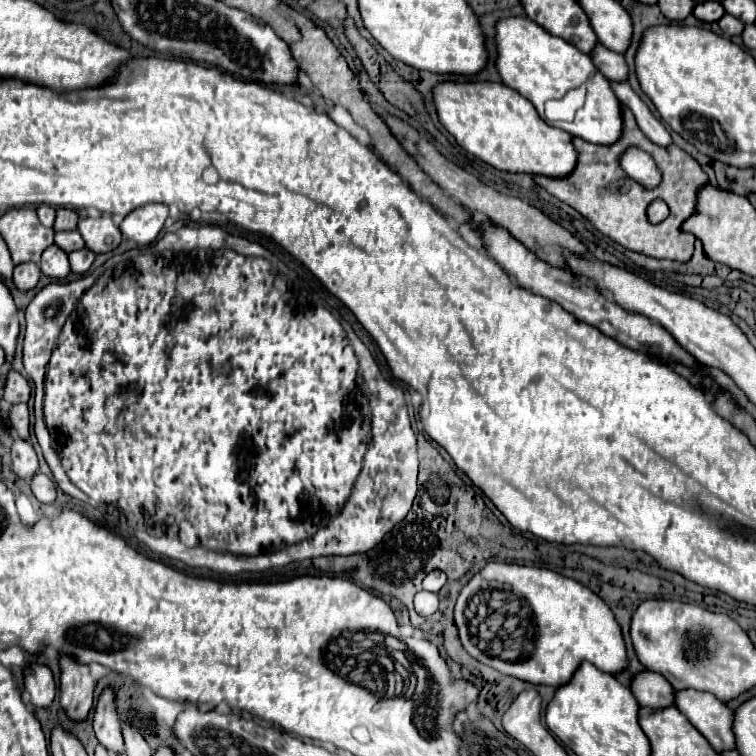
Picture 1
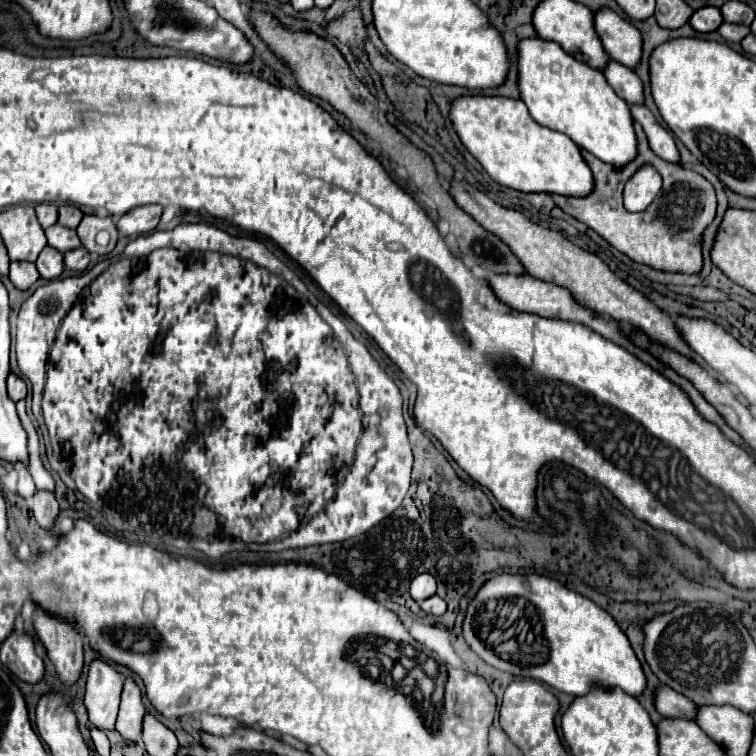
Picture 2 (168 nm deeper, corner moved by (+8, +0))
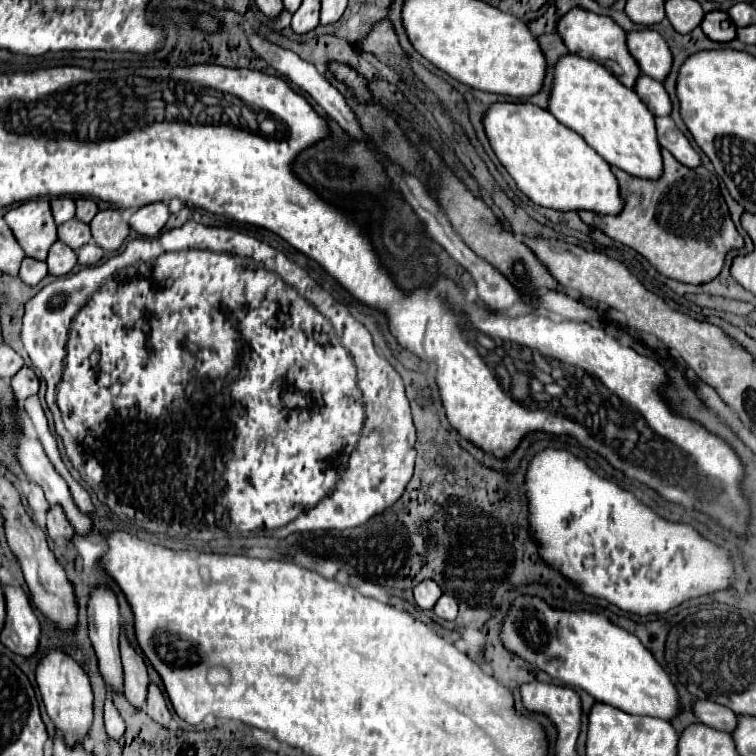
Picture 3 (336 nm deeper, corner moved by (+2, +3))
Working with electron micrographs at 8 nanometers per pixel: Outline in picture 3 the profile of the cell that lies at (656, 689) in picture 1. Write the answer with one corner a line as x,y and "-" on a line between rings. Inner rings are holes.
703,699
693,701
691,709
693,709
695,717
697,717
701,723
705,723
705,725
709,725
709,727
713,727
713,729
731,733
731,731
735,729
735,725
737,725
737,719
735,719
737,715
735,715
731,709
727,709
727,707
723,707
723,705
717,705
717,703
713,703
713,701
703,701

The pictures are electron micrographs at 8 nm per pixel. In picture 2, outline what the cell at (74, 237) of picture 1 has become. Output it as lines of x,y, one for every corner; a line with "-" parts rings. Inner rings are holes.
53,224
51,228
45,230
45,234
47,234
47,244
59,252
69,252
69,250
75,250
81,246
77,232
71,228
65,228
61,224

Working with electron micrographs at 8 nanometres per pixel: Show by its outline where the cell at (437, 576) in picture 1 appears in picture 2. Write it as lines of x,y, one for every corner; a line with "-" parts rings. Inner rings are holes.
419,574
413,582
411,582
411,588
409,588
409,594
415,602
421,602
421,600
427,600
429,596
435,594
435,578
431,574

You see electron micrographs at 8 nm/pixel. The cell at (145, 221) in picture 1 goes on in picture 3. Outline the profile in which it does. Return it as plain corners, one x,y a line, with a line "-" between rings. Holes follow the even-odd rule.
151,203
151,205
137,209
131,215
129,225
131,225
131,229
135,229
141,235
153,237
165,227
167,219
169,219
169,205
167,203

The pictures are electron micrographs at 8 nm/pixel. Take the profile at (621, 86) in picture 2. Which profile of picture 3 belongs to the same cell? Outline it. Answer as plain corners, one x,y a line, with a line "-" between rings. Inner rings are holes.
639,75
635,79
633,91
639,95
639,99
649,107
653,115
669,115
671,111
671,101
669,95
665,93
663,85
647,75

